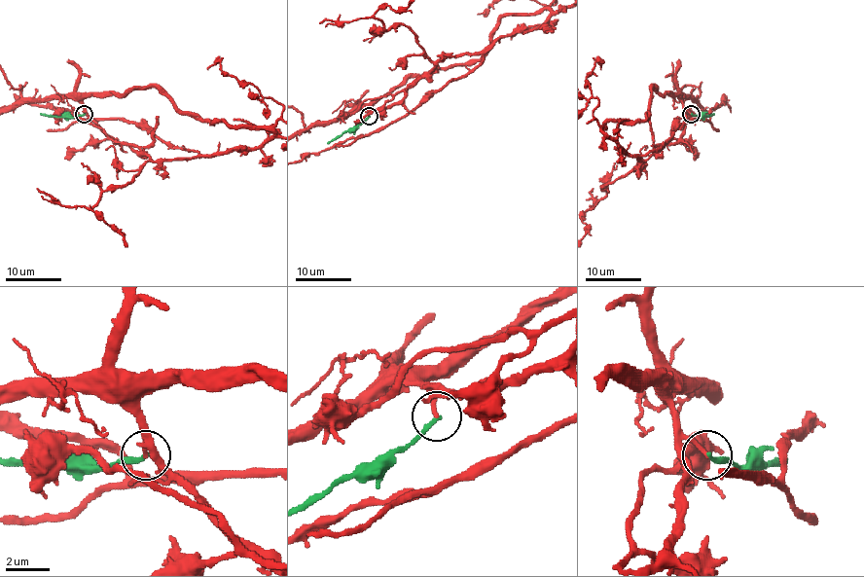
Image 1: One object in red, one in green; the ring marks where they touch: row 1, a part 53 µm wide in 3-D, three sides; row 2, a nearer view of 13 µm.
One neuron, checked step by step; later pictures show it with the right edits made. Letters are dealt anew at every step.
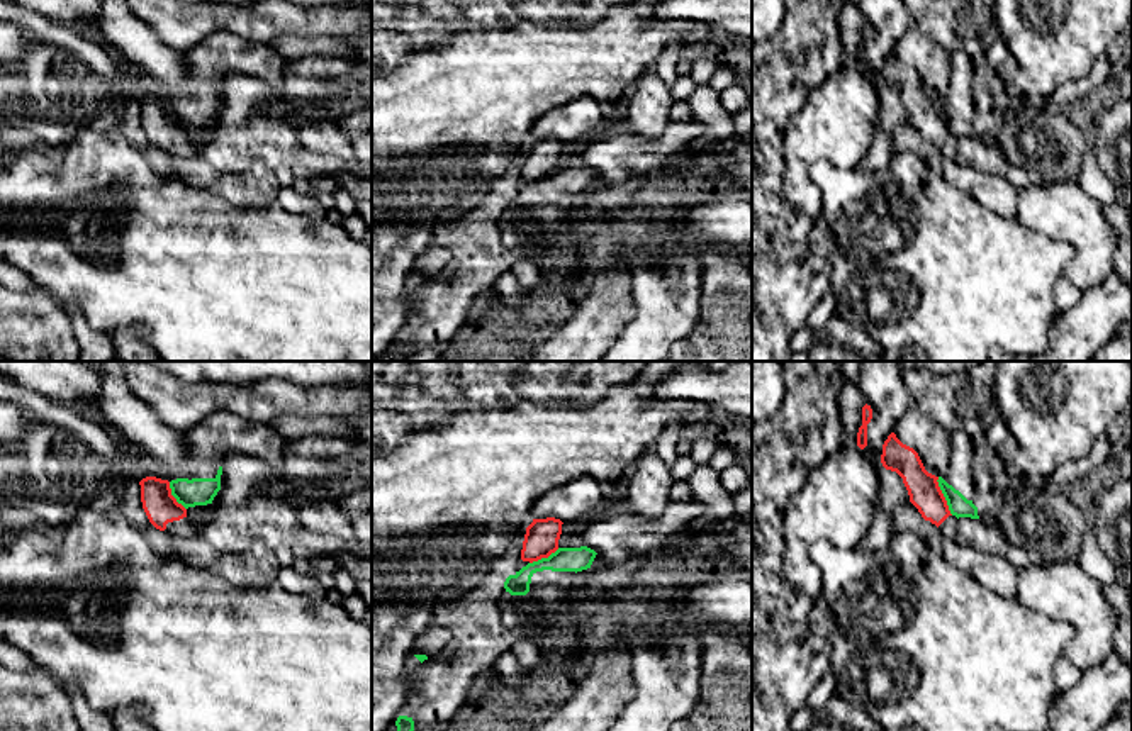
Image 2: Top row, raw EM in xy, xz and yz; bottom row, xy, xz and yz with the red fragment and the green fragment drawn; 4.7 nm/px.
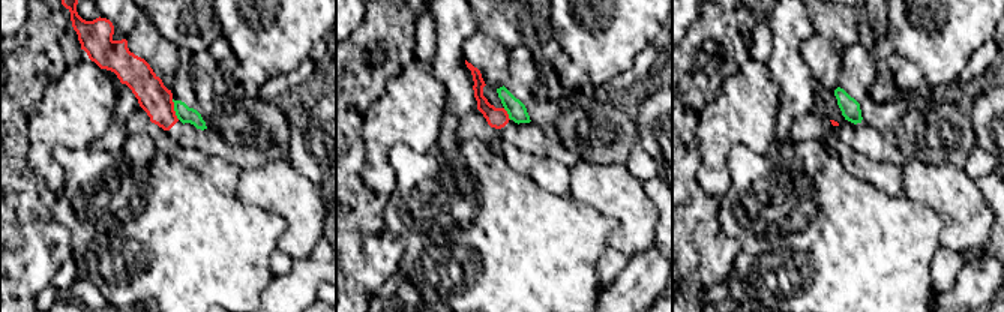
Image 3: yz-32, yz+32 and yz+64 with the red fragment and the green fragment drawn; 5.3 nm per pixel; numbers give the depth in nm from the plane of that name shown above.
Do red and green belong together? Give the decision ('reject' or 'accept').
reject

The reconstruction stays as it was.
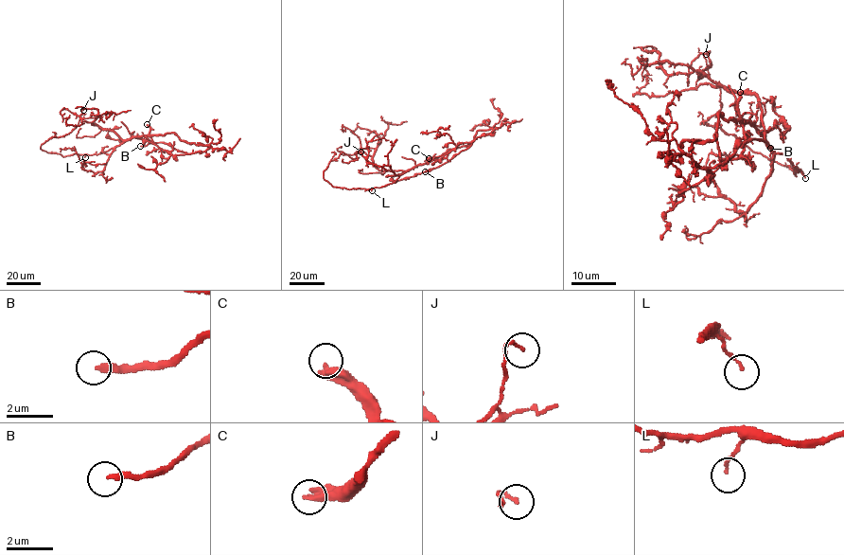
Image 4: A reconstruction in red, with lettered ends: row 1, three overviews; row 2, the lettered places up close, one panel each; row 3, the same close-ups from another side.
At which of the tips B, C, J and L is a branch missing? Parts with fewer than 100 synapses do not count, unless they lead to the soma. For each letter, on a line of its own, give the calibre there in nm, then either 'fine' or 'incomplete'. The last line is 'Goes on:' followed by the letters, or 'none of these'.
B: calibre 280 nm; fine
C: calibre 420 nm; incomplete
J: calibre 130 nm; fine
L: calibre 120 nm; fine
Goes on: C

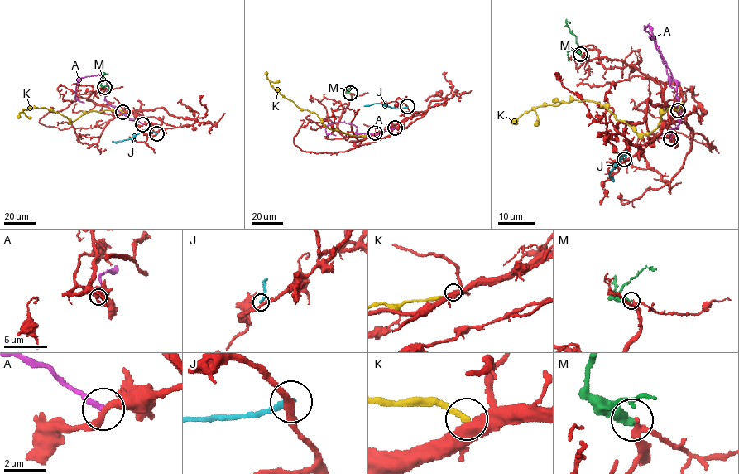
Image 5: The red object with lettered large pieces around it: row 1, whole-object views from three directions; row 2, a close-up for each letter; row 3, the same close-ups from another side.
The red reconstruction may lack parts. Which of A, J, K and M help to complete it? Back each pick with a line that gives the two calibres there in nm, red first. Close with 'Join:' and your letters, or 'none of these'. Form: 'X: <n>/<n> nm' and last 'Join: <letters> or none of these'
M: 240/400 nm
Join: M

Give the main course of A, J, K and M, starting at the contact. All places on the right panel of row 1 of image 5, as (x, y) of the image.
A: (669, 139), (670, 131), (681, 118), (676, 82), (649, 24), (644, 30), (655, 43), (674, 89)
J: (624, 160), (626, 150), (611, 171), (608, 175), (612, 178)
K: (678, 109), (680, 106), (669, 108), (659, 126), (643, 133), (587, 100), (534, 107), (511, 123)
M: (581, 54), (576, 37), (566, 22), (568, 21)

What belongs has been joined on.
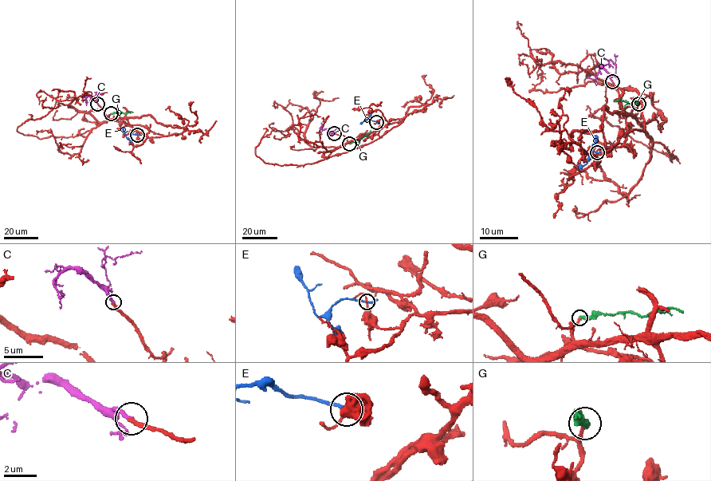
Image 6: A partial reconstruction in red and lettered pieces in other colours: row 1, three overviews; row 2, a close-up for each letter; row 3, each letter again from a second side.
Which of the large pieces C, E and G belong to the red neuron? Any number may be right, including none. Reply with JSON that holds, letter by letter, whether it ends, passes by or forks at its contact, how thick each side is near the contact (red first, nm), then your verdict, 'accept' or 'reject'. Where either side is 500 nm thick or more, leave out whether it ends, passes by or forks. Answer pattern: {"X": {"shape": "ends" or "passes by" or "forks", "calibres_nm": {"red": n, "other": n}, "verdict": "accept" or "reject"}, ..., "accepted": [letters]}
{"C": {"shape": "ends", "calibres_nm": {"red": 300, "other": 260}, "verdict": "accept"}, "E": {"shape": "passes by", "calibres_nm": {"red": 170, "other": 180}, "verdict": "reject"}, "G": {"shape": "ends", "calibres_nm": {"red": 220, "other": 360}, "verdict": "reject"}, "accepted": ["C"]}

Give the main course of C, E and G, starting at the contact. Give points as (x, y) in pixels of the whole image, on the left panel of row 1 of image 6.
C: (97, 104), (91, 97), (87, 96), (86, 101)
E: (137, 135), (131, 134), (127, 137), (122, 127)
G: (111, 113), (132, 112)

